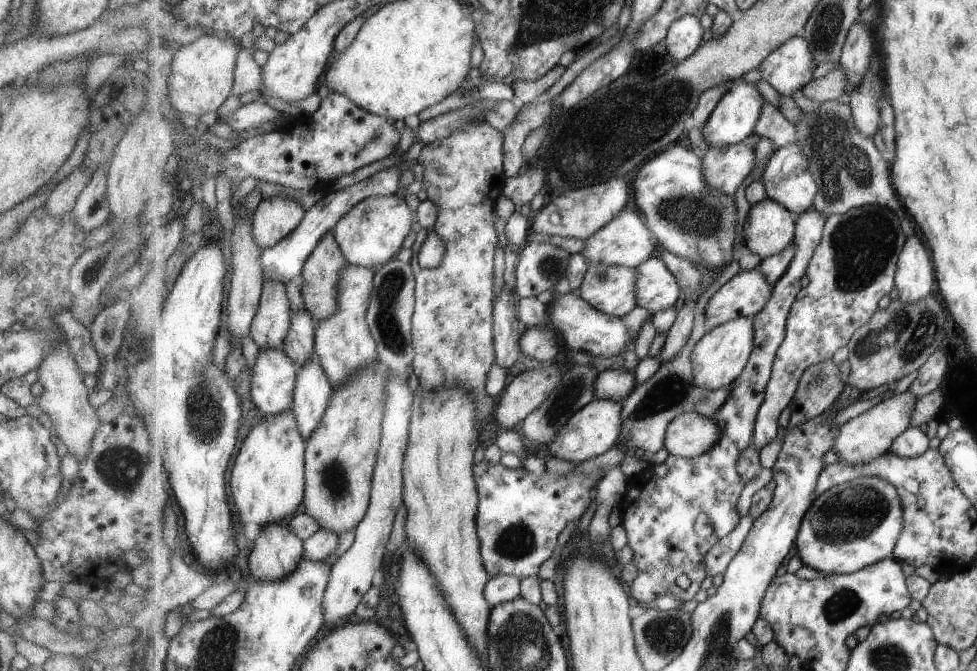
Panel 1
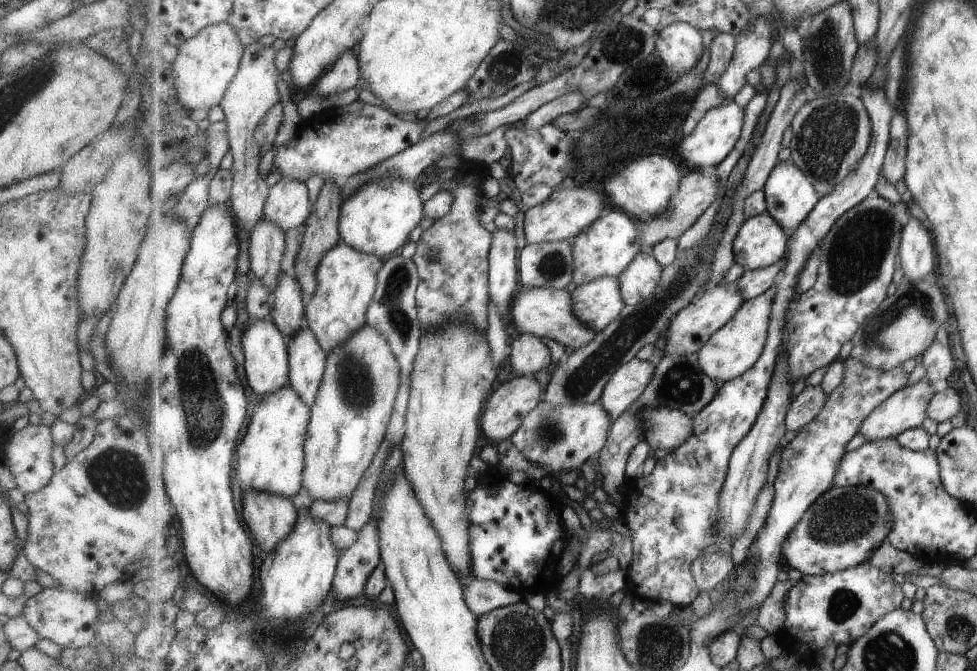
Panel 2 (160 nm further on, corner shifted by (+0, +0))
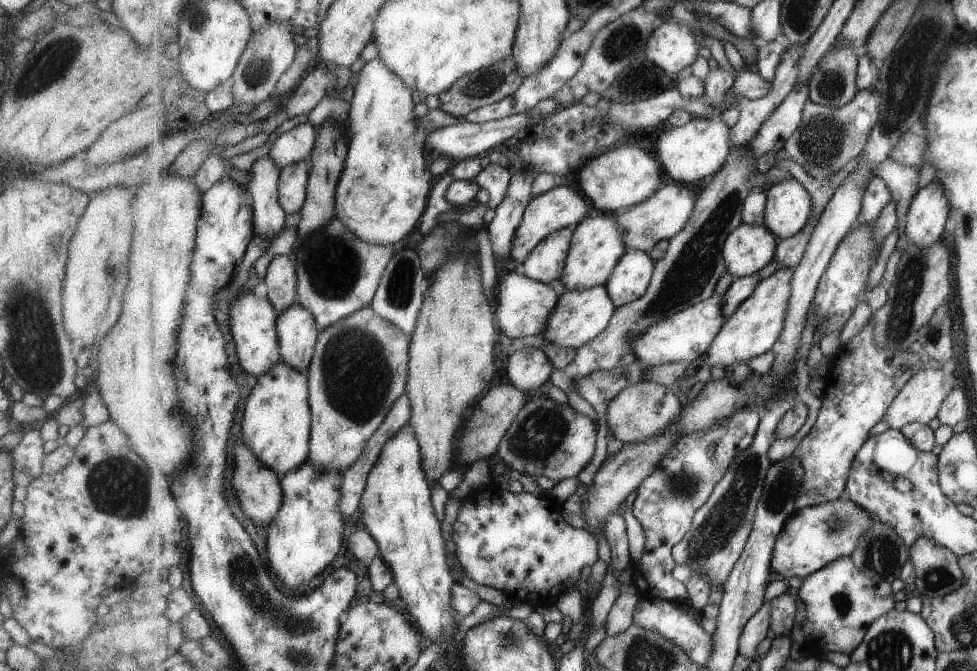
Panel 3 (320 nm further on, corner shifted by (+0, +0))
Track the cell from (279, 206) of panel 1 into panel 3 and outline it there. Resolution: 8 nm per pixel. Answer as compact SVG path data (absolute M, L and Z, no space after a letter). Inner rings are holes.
M306 160L294 162L282 170L279 185L279 202L287 213L301 212L304 207L308 182L310 180L310 163Z

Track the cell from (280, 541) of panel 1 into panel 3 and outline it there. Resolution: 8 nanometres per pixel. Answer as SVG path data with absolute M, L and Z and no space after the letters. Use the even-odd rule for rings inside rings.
M243 436L239 439L235 448L235 478L233 478L233 486L237 490L237 496L243 504L243 510L247 512L247 516L255 522L261 524L271 524L277 516L281 505L283 504L283 497L285 496L281 476L275 469L267 466L254 453L254 450L244 443Z

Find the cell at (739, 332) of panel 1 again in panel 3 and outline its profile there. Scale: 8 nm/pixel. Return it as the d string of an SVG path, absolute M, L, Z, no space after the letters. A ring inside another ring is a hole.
M781 267L770 277L763 279L752 295L741 303L737 312L722 326L702 363L709 364L710 368L715 364L723 364L727 369L728 366L753 360L755 356L761 356L763 352L772 350L779 335L786 328L794 272L793 267Z

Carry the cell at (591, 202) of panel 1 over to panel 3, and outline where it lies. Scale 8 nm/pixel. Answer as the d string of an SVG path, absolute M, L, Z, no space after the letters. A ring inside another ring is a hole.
M569 186L553 187L550 191L545 191L540 195L532 198L527 210L524 212L524 219L521 221L519 228L516 230L513 239L510 260L518 261L518 269L522 268L522 264L534 252L534 248L546 240L550 234L558 230L577 226L583 219L587 218L591 204L589 198L583 194L583 191L569 188Z

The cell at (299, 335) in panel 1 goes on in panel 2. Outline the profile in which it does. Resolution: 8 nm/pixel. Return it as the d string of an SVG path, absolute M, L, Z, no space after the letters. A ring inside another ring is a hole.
M281 273L276 291L271 319L291 339L299 330L310 326L306 316L307 299L297 276L291 273Z

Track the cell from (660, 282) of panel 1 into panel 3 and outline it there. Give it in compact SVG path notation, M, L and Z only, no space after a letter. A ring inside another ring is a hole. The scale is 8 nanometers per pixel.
M628 249L606 282L616 308L641 298L654 276L656 262L650 253Z

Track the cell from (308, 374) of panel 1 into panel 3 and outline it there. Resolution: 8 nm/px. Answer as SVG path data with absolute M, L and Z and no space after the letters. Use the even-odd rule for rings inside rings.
M301 302L279 314L282 360L308 374L321 331L315 315Z

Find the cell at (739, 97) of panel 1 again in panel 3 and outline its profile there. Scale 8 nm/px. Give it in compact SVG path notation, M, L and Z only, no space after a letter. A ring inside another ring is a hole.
M721 115L713 117L703 117L688 121L680 127L667 128L665 132L657 140L657 151L660 160L664 166L665 176L669 180L675 180L686 185L696 186L706 179L713 177L714 174L726 163L731 150L731 126L727 126L723 122Z

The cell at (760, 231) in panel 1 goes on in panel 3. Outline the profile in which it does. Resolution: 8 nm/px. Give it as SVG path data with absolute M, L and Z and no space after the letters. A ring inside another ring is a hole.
M741 223L727 237L724 246L728 271L737 278L757 274L774 260L778 242L765 225Z

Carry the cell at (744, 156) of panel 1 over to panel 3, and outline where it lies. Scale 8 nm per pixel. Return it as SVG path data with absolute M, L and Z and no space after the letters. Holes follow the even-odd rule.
M668 180L655 194L646 198L639 204L630 206L626 210L617 213L616 219L623 231L622 238L629 249L635 249L650 253L659 241L671 240L690 220L694 213L696 202L701 188L675 180Z

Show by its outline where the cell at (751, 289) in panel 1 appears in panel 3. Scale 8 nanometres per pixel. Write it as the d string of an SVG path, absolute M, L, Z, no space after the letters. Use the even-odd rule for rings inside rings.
M715 292L712 297L679 312L673 318L665 317L659 320L655 325L651 325L645 334L631 342L632 352L629 354L632 353L639 363L648 366L678 362L692 363L703 359L713 344L713 339L718 336L725 324L723 305L724 296Z

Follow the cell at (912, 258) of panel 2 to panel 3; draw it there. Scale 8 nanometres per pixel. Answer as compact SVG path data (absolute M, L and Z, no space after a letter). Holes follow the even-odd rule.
M932 180L914 196L908 210L905 230L908 242L928 247L943 238L947 226L953 226L949 214L943 185Z

